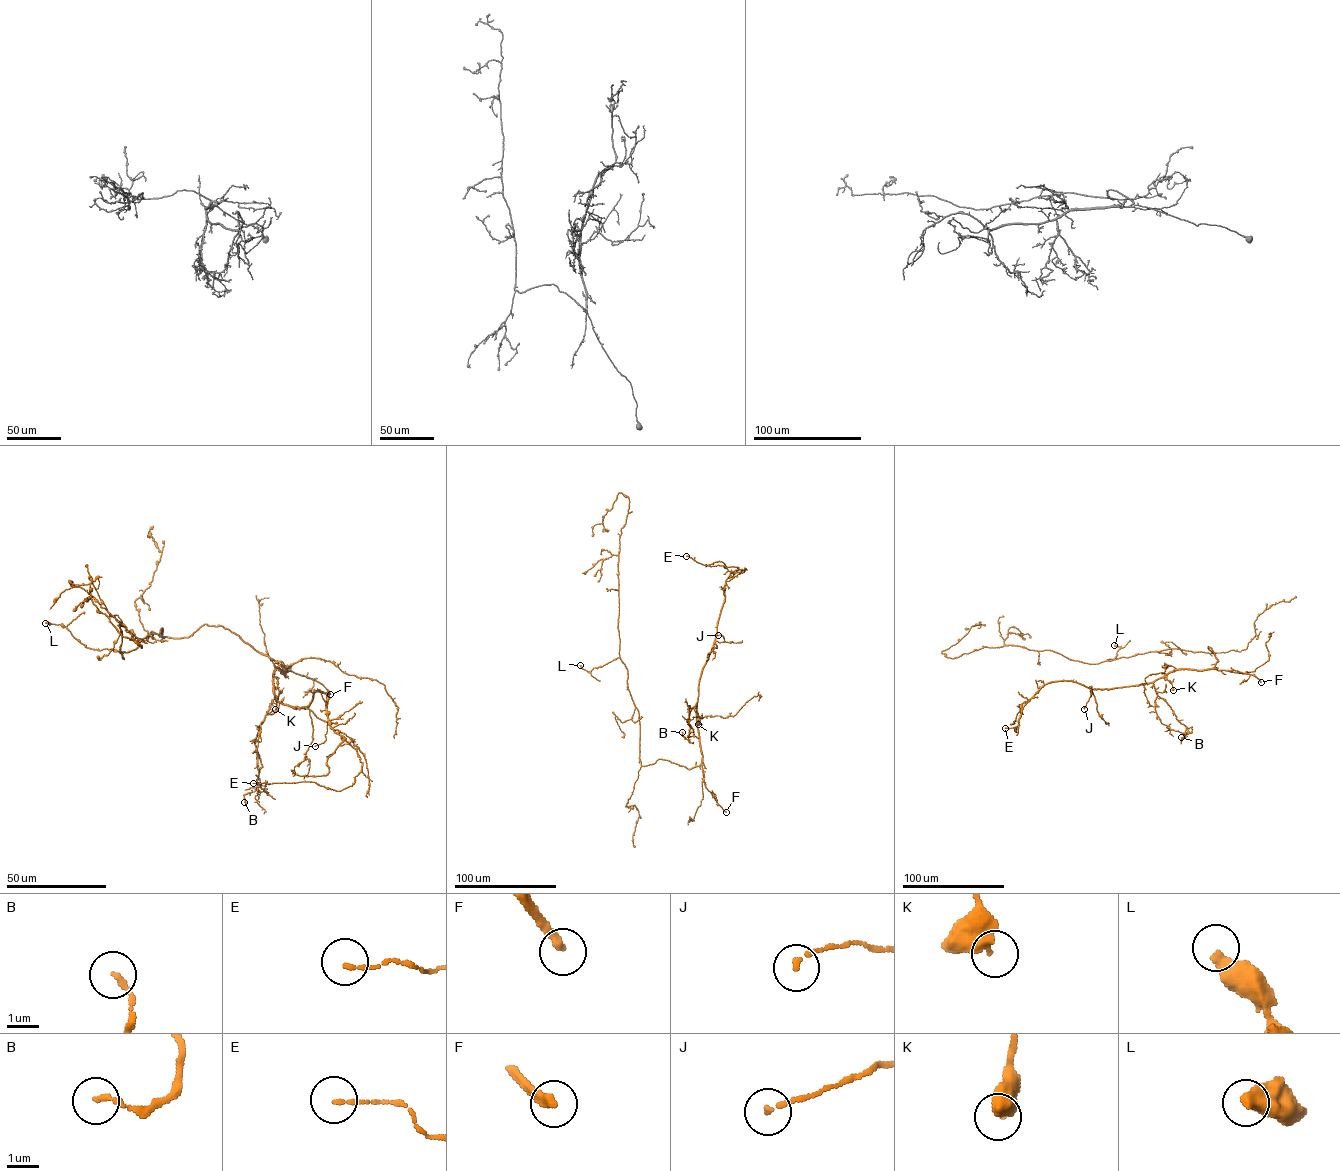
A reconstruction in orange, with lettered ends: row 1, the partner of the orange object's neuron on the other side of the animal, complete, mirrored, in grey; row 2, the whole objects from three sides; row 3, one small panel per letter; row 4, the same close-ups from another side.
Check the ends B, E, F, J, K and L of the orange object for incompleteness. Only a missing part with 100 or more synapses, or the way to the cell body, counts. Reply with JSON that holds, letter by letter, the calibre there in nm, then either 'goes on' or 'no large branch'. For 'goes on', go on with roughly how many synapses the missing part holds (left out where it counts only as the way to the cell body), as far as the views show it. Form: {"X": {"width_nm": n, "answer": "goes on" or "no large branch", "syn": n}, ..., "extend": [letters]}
{"B": {"width_nm": 160, "answer": "no large branch"}, "E": {"width_nm": 110, "answer": "no large branch"}, "F": {"width_nm": 320, "answer": "goes on"}, "J": {"width_nm": 150, "answer": "no large branch"}, "K": {"width_nm": 480, "answer": "no large branch"}, "L": {"width_nm": 480, "answer": "no large branch"}, "extend": ["F"]}

